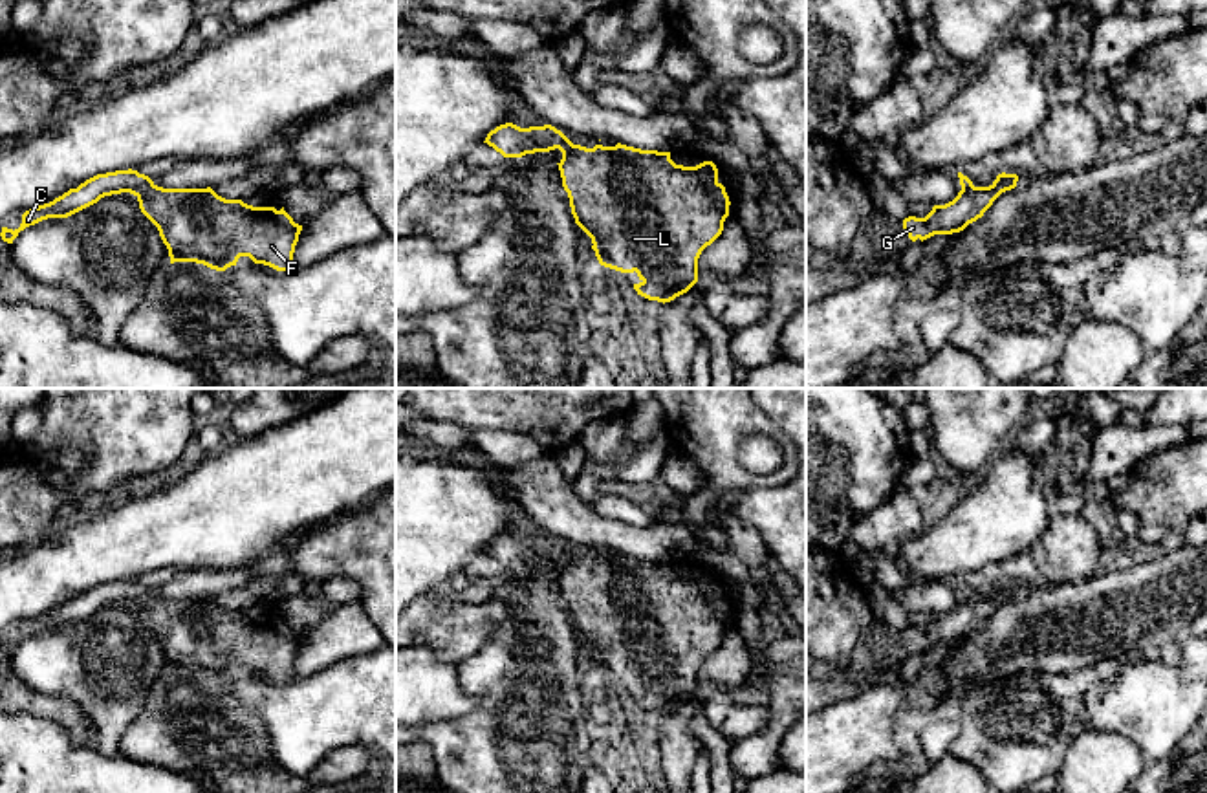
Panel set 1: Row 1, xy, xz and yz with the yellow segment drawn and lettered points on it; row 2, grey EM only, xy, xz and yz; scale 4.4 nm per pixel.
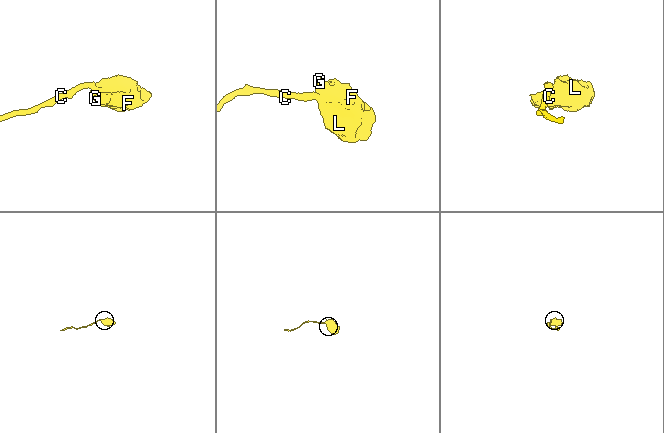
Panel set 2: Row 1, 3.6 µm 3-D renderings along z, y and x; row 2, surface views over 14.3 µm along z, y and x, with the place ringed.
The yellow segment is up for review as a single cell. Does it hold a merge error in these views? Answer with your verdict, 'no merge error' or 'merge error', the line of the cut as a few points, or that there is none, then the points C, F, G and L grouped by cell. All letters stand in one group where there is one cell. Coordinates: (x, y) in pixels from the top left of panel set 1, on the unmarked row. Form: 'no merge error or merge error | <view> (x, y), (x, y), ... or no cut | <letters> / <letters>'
merge error | xy (154, 596), (138, 607) | C / F G L

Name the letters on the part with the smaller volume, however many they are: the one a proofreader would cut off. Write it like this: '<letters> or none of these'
C

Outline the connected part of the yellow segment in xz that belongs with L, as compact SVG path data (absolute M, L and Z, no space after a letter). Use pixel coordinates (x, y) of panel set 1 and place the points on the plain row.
M568 548L559 557L562 570L557 573L562 597L568 603L575 634L592 648L592 659L601 676L621 681L637 683L639 694L634 694L637 705L670 712L687 703L698 692L698 668L723 641L729 626L729 606L718 592L718 579L712 571L696 577L676 575L670 562L641 560L617 553L615 557L593 559L573 555Z

